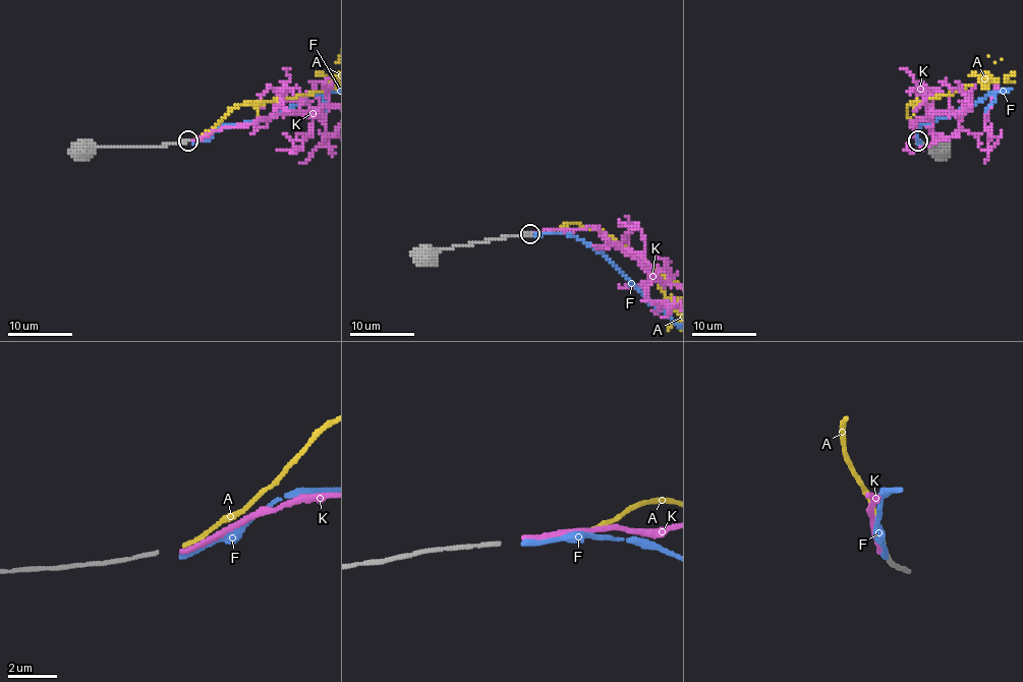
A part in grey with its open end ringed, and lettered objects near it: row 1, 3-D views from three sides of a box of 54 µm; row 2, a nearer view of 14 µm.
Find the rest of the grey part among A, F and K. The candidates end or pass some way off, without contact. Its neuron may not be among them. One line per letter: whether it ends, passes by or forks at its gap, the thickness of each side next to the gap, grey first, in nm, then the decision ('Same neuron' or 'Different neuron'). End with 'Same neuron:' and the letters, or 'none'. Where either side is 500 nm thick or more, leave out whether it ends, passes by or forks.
A: It ends there. Thickness 150 nm (grey) against 170 nm. Same neuron
F: It ends there. Thickness 150 nm (grey) against 240 nm. Different neuron
K: It ends there. Thickness 150 nm (grey) against 200 nm. Different neuron
Same neuron: A

